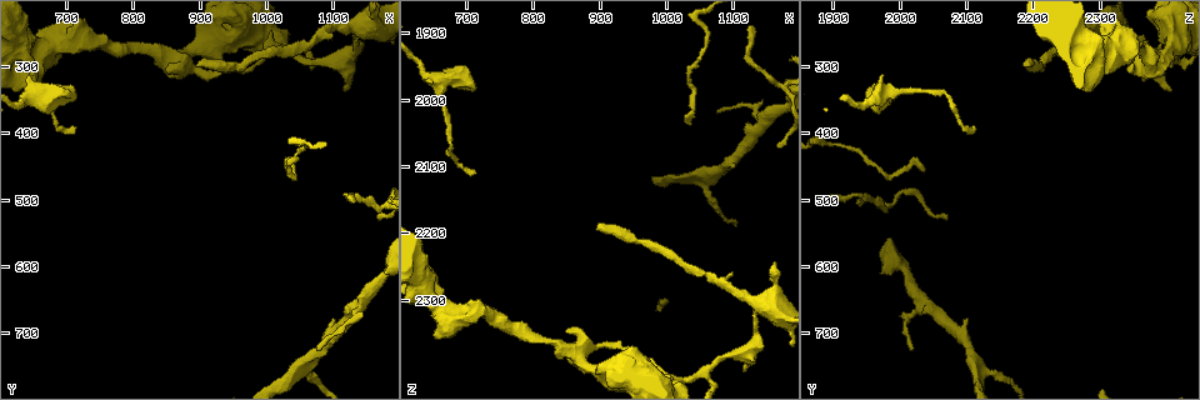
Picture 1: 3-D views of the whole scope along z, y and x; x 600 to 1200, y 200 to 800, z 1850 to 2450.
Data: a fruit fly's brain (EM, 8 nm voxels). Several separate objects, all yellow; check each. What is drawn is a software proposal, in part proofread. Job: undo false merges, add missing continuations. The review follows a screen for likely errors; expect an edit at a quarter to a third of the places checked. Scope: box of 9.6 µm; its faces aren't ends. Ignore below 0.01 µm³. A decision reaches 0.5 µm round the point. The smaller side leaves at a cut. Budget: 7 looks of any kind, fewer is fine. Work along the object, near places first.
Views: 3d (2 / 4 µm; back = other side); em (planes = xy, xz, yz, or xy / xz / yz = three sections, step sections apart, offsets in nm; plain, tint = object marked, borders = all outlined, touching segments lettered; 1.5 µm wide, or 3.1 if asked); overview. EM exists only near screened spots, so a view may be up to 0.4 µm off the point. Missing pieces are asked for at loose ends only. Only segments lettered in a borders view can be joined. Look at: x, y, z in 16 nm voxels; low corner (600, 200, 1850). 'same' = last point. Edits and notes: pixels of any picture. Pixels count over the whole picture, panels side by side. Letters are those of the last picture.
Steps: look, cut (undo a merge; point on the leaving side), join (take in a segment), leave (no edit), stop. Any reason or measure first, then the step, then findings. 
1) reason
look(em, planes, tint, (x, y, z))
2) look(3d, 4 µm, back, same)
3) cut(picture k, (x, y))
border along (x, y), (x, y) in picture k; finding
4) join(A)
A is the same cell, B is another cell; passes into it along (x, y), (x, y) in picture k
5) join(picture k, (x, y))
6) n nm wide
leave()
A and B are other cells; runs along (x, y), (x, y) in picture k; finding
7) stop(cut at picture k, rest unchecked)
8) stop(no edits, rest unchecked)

an open end
look(3d, 2 µm, (680, 365, 1970))

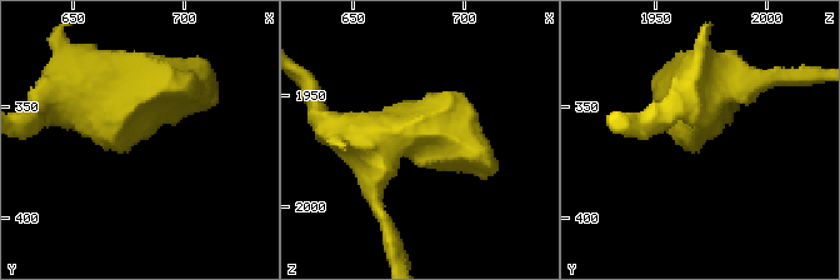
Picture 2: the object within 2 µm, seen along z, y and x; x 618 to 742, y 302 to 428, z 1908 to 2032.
look(em, xz, step 8, borders, (679, 367, 1971))

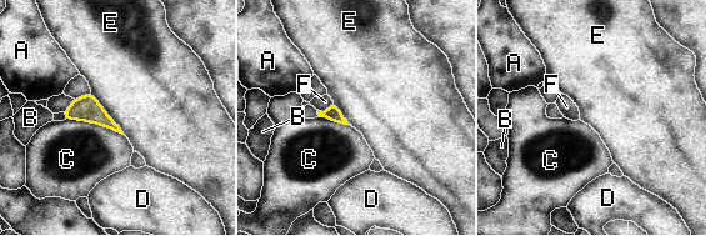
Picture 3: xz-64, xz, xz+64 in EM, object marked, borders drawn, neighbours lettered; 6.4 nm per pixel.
another direction
look(em, planes, borders, same)

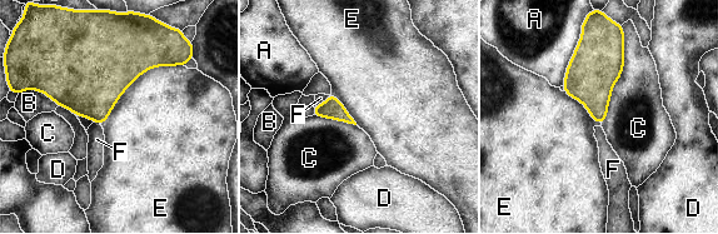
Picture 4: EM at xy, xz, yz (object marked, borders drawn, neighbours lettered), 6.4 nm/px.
leave()
A, B, C, D, E and F are other cells; border along (183, 65), (146, 69), (101, 124) in picture 4; no lettered segment goes on from it

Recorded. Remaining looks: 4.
look(em, xz, step 8, plain, (900, 300, 2185))

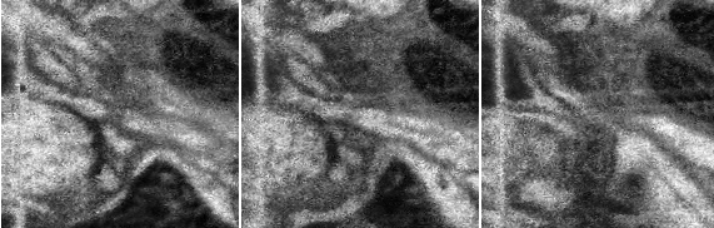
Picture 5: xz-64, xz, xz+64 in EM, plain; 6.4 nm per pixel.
look(em, xz, step 8, borders, same)

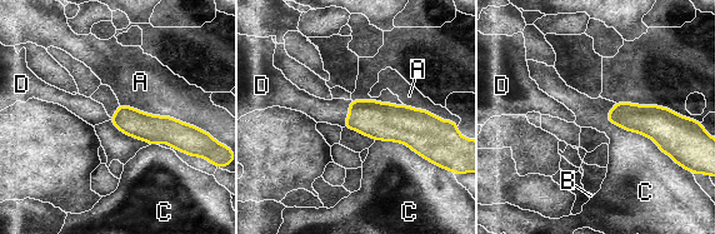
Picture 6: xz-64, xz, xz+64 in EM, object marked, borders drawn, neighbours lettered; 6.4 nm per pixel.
join(D)
D is the same cell, A, B and C are other cells; passes into it along (385, 122), (349, 114), (335, 111) in picture 6; the neuron continues

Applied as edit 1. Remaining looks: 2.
thick turns thin
look(em, planes, tint, (1140, 240, 2310))

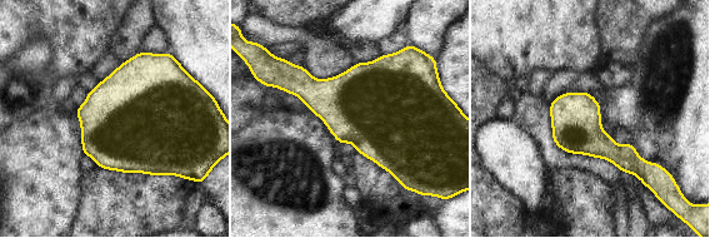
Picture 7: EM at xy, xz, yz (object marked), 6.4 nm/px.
see the neighbours
look(em, planes, borders, same)

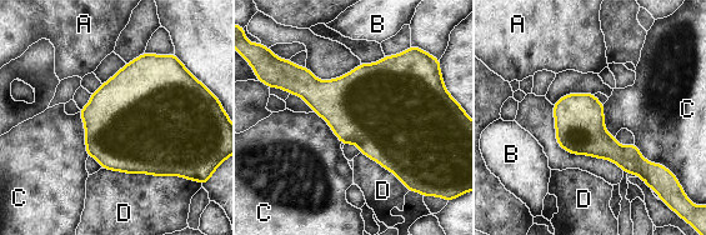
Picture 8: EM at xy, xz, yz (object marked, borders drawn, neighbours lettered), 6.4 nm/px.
leave()
A, B, C and D are other cells; border along (79, 113), (84, 124), (88, 156) in picture 8; all the same neuron

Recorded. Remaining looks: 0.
stop(join at picture 6, rest unchecked)

